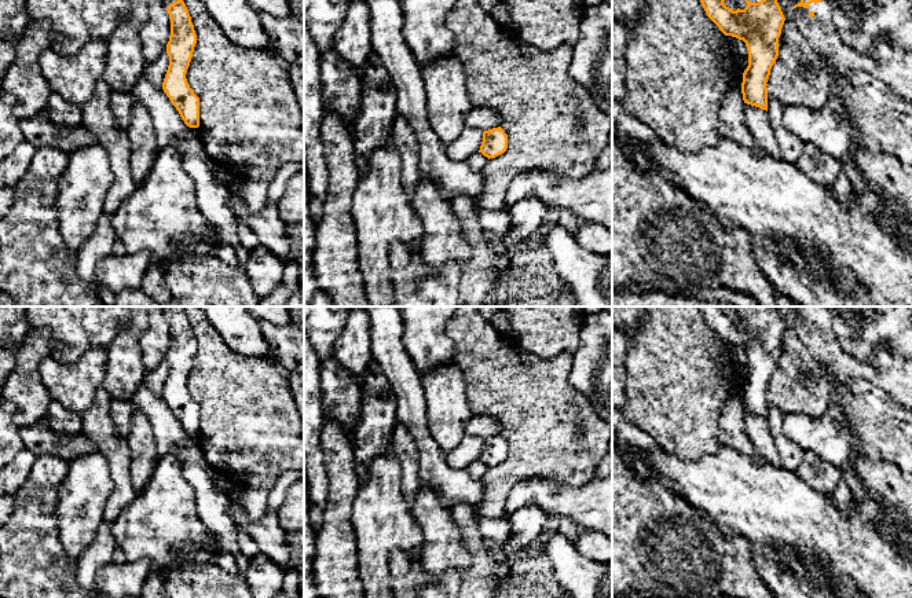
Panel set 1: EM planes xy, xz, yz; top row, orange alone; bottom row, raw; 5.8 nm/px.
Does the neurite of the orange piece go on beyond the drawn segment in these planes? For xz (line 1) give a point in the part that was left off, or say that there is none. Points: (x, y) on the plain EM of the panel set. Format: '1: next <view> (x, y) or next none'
1: next none

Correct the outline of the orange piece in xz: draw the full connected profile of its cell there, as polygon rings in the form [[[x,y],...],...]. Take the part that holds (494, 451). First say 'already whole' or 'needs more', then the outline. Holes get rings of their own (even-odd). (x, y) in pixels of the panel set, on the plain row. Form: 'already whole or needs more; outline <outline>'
already whole; outline [[[498,434],[483,440],[483,450],[479,461],[484,465],[495,466],[503,462],[508,456],[508,443]]]

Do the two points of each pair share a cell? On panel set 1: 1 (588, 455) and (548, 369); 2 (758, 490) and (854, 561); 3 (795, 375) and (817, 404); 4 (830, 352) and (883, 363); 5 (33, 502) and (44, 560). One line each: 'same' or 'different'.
1: same
2: same
3: same
4: same
5: same

